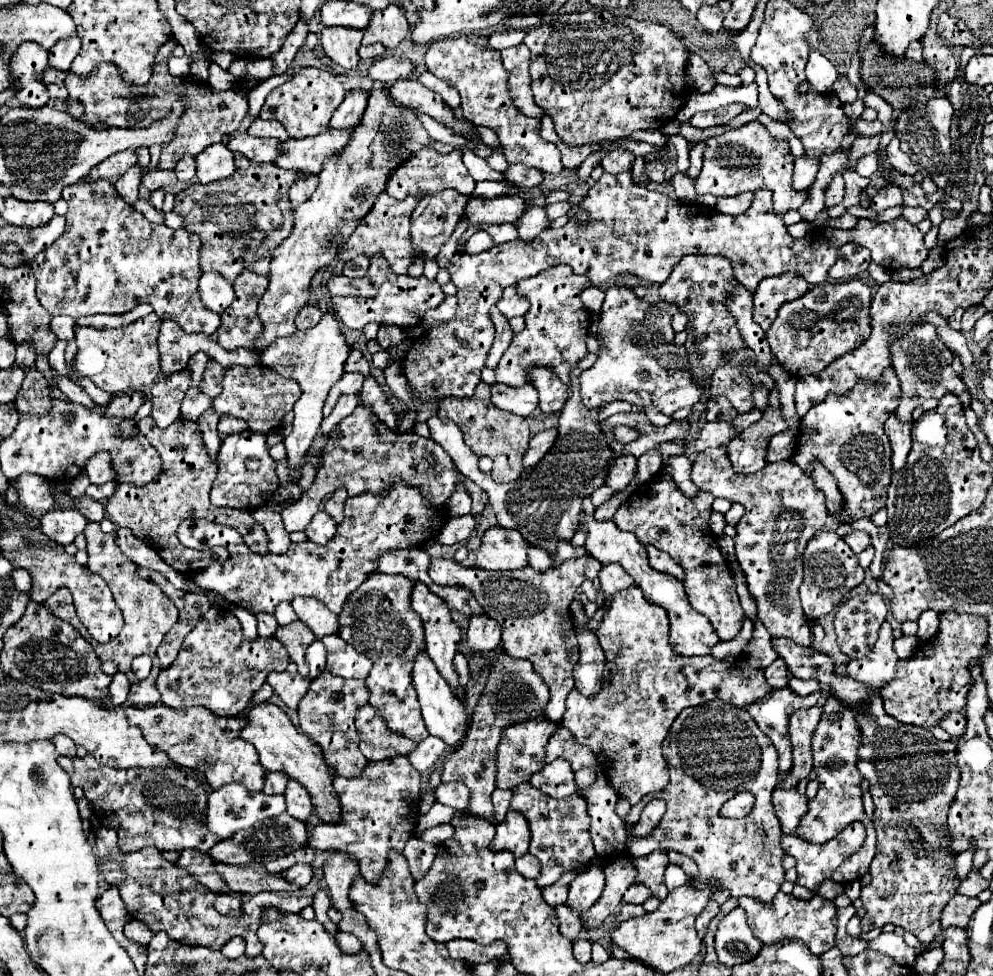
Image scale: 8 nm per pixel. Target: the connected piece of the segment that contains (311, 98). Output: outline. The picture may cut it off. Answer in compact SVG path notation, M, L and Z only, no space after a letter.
M301 68L289 82L277 86L261 108L261 118L279 120L285 126L290 138L301 139L316 136L329 129L329 120L335 108L343 102L345 88L337 76L321 68Z

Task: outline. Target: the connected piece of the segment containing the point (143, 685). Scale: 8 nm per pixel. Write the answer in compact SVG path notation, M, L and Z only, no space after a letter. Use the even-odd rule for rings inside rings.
M87 522L87 530L83 530L83 534L87 536L87 552L89 552L89 562L87 568L95 574L99 574L109 586L111 592L115 596L117 606L123 612L125 624L123 630L119 632L119 636L107 644L99 644L97 640L91 640L93 650L97 652L97 656L105 662L105 660L117 660L119 662L119 670L123 674L127 674L127 678L131 680L131 692L127 698L127 704L131 706L155 706L161 700L161 694L157 690L157 674L159 674L159 660L155 656L157 646L161 644L163 636L171 630L171 626L177 622L179 614L175 604L161 592L159 586L155 586L151 580L141 578L137 574L137 566L133 564L131 558L127 558L121 548L117 546L117 536L115 534L105 534L99 528L99 522ZM141 654L149 654L153 658L153 670L149 674L149 678L145 680L137 680L135 674L131 672L131 660L135 656Z

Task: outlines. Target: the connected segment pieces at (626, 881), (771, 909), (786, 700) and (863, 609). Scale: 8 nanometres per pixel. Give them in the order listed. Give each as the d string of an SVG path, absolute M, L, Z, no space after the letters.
M621 856L607 862L605 874L607 874L607 884L605 884L603 896L597 900L595 906L591 906L587 912L581 914L585 928L601 926L603 920L621 904L625 890L635 882L637 870L627 856Z
M779 892L769 904L757 898L739 898L739 906L747 912L749 928L765 944L773 944L783 938L799 938L817 956L835 946L835 906L829 900L823 900L821 896L813 896L811 900L799 900L793 894Z
M791 688L773 690L763 700L757 700L749 706L749 714L759 724L759 728L771 738L773 746L779 752L779 778L787 776L793 768L793 756L791 756L791 740L787 722L789 716L797 710L811 708L821 698L821 692L813 692L811 696L797 696Z
M863 592L843 600L835 612L837 642L849 658L867 656L885 622L887 604L877 592Z

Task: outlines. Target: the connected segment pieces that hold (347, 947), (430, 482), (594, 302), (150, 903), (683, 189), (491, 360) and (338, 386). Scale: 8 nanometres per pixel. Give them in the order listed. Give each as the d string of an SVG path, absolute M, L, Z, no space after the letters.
M337 932L337 934L335 934L335 940L339 942L339 946L341 946L345 952L359 952L359 948L363 948L361 940L359 940L357 936L351 936L351 934Z
M357 406L353 414L349 414L339 426L339 438L335 440L335 432L329 434L323 454L323 464L315 476L313 486L303 494L303 498L281 512L283 524L287 532L305 530L317 512L317 504L327 494L345 488L349 496L357 496L363 492L381 494L393 482L409 482L423 490L425 500L445 504L457 486L459 472L449 458L449 454L435 444L431 438L421 438L415 432L395 434L387 428L379 418L367 408Z
M591 286L591 288L587 288L585 292L583 292L583 304L593 312L593 314L599 314L601 312L601 304L603 304L603 290L601 288L595 288L595 286Z
M147 846L143 850L137 850L135 854L105 854L103 858L99 858L99 862L107 884L119 888L119 894L131 918L147 924L153 934L163 930L171 940L189 946L221 950L221 946L233 936L241 936L247 942L245 952L249 956L259 956L263 944L257 938L257 928L263 924L263 910L273 906L283 914L297 914L311 904L311 898L303 896L279 896L275 892L261 892L259 896L251 896L247 904L241 906L239 916L223 916L213 906L215 894L207 886L199 884L187 870L167 862L161 850L157 850L155 846Z
M675 174L673 180L671 180L673 188L675 188L675 194L677 198L683 204L695 204L697 193L694 189L694 179L689 178L689 176L683 176L683 174Z
M493 306L491 308L491 320L493 320L493 324L495 324L495 342L493 342L493 348L491 348L491 352L489 352L489 358L487 358L487 368L491 368L491 370L495 370L497 368L497 364L499 364L499 358L503 356L503 352L509 348L509 344L511 344L511 338L513 338L513 332L511 332L511 328L509 328L509 322L507 322L507 318Z
M344 373L342 378L329 391L323 407L323 417L325 418L331 414L340 396L359 392L363 382L364 377L356 376L354 373Z

